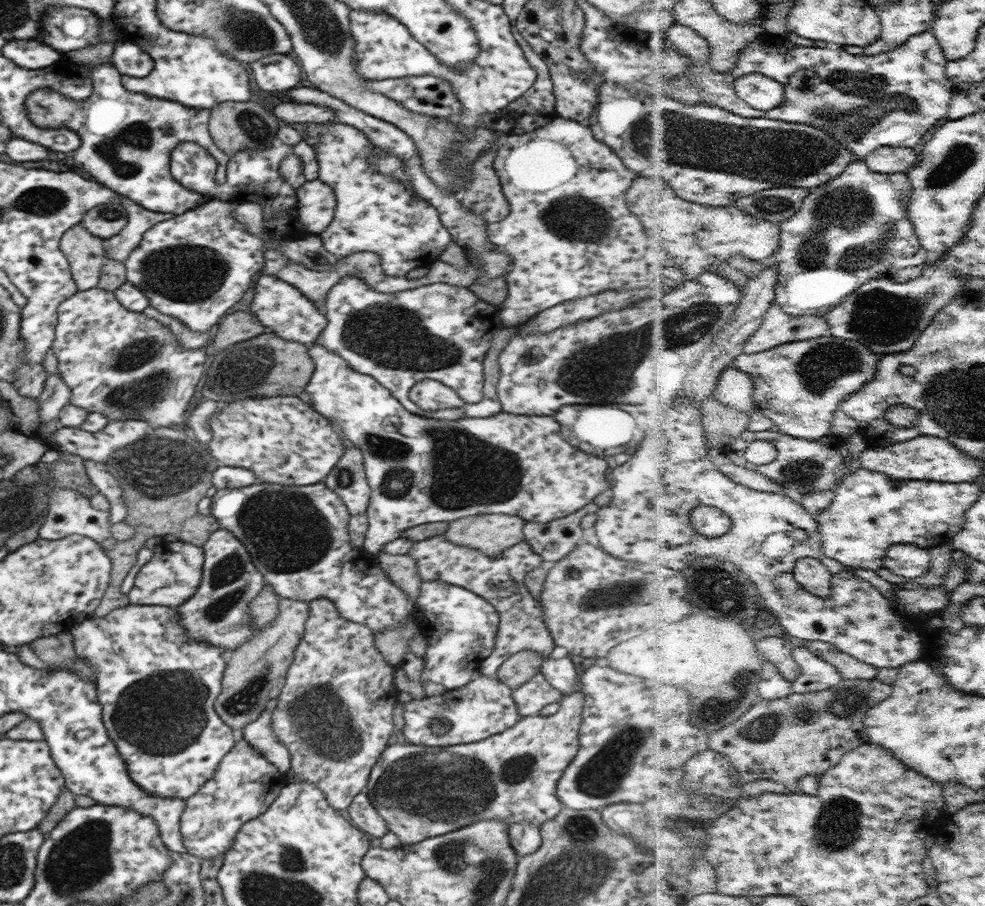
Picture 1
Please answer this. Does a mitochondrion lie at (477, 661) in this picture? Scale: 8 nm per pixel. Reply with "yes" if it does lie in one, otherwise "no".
no

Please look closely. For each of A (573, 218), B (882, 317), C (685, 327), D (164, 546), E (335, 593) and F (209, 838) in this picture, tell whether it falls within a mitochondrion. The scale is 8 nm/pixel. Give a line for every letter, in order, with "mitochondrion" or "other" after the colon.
A: mitochondrion
B: mitochondrion
C: mitochondrion
D: other
E: other
F: other

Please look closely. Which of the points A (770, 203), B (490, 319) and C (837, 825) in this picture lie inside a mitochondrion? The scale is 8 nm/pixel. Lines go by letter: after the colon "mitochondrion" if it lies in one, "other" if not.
A: mitochondrion
B: other
C: mitochondrion

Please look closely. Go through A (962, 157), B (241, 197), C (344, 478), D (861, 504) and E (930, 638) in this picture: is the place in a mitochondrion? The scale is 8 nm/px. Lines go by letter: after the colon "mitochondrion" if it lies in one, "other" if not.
A: mitochondrion
B: other
C: mitochondrion
D: other
E: other

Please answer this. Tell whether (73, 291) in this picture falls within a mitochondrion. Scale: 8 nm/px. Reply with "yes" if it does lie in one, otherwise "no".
no

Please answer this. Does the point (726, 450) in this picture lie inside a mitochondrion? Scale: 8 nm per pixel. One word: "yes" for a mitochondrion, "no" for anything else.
no

